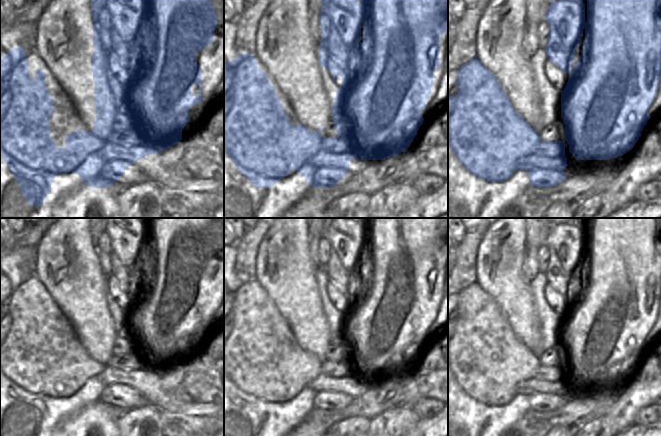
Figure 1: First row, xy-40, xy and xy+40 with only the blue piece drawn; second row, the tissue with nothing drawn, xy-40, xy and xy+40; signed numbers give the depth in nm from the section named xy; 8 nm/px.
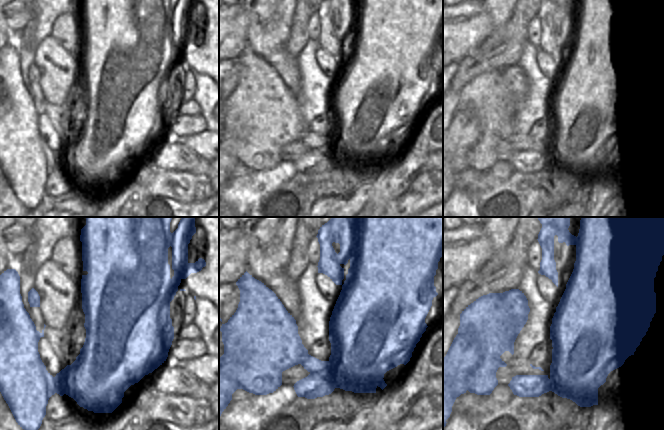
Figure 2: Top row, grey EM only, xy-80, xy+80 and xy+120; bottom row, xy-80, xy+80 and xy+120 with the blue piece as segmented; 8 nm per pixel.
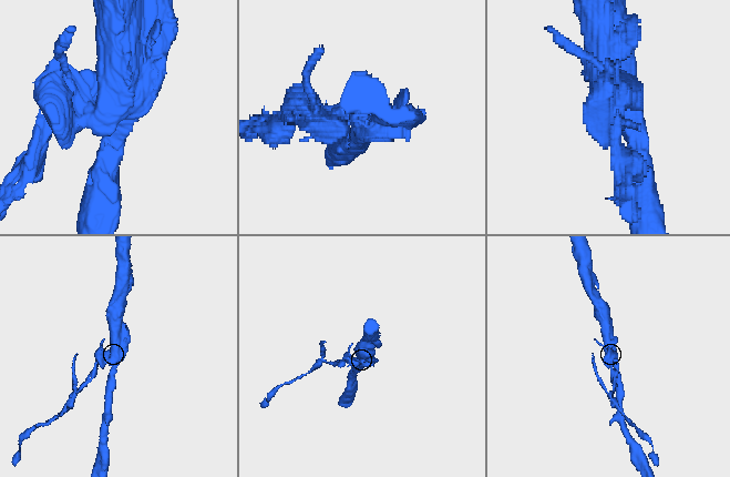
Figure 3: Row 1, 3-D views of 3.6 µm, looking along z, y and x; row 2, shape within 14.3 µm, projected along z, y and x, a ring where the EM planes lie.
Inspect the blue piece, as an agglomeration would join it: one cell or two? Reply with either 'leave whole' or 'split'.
split

